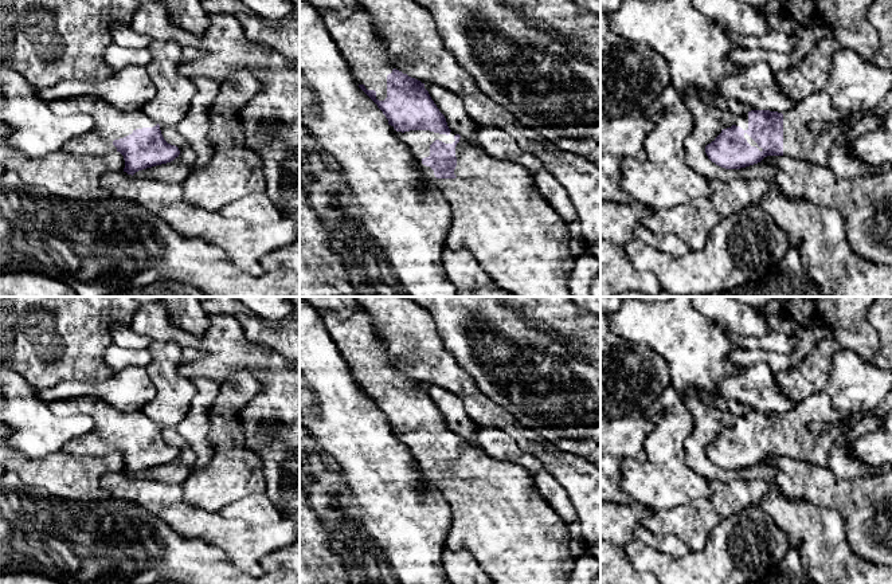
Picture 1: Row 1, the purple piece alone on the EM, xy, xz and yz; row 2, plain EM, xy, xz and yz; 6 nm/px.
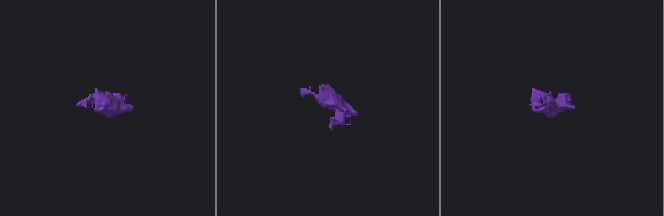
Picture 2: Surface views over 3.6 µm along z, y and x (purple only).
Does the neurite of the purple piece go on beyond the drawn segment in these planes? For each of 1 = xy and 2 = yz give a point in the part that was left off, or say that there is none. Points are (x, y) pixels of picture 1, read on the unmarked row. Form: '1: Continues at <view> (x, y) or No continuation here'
1: No continuation here
2: Continues at yz (799, 442)

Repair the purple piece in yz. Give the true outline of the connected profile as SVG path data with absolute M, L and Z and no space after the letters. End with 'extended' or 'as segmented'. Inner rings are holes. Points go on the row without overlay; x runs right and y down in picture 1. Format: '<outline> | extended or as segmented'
M821 391L798 404L789 413L770 411L748 412L748 430L732 426L705 447L708 459L725 470L740 470L760 463L767 456L790 456L810 465L828 467L829 452L836 440L846 434L854 424L856 418L838 412L830 403L829 396ZM823 423L833 427L832 431L814 432L810 426Z | extended

